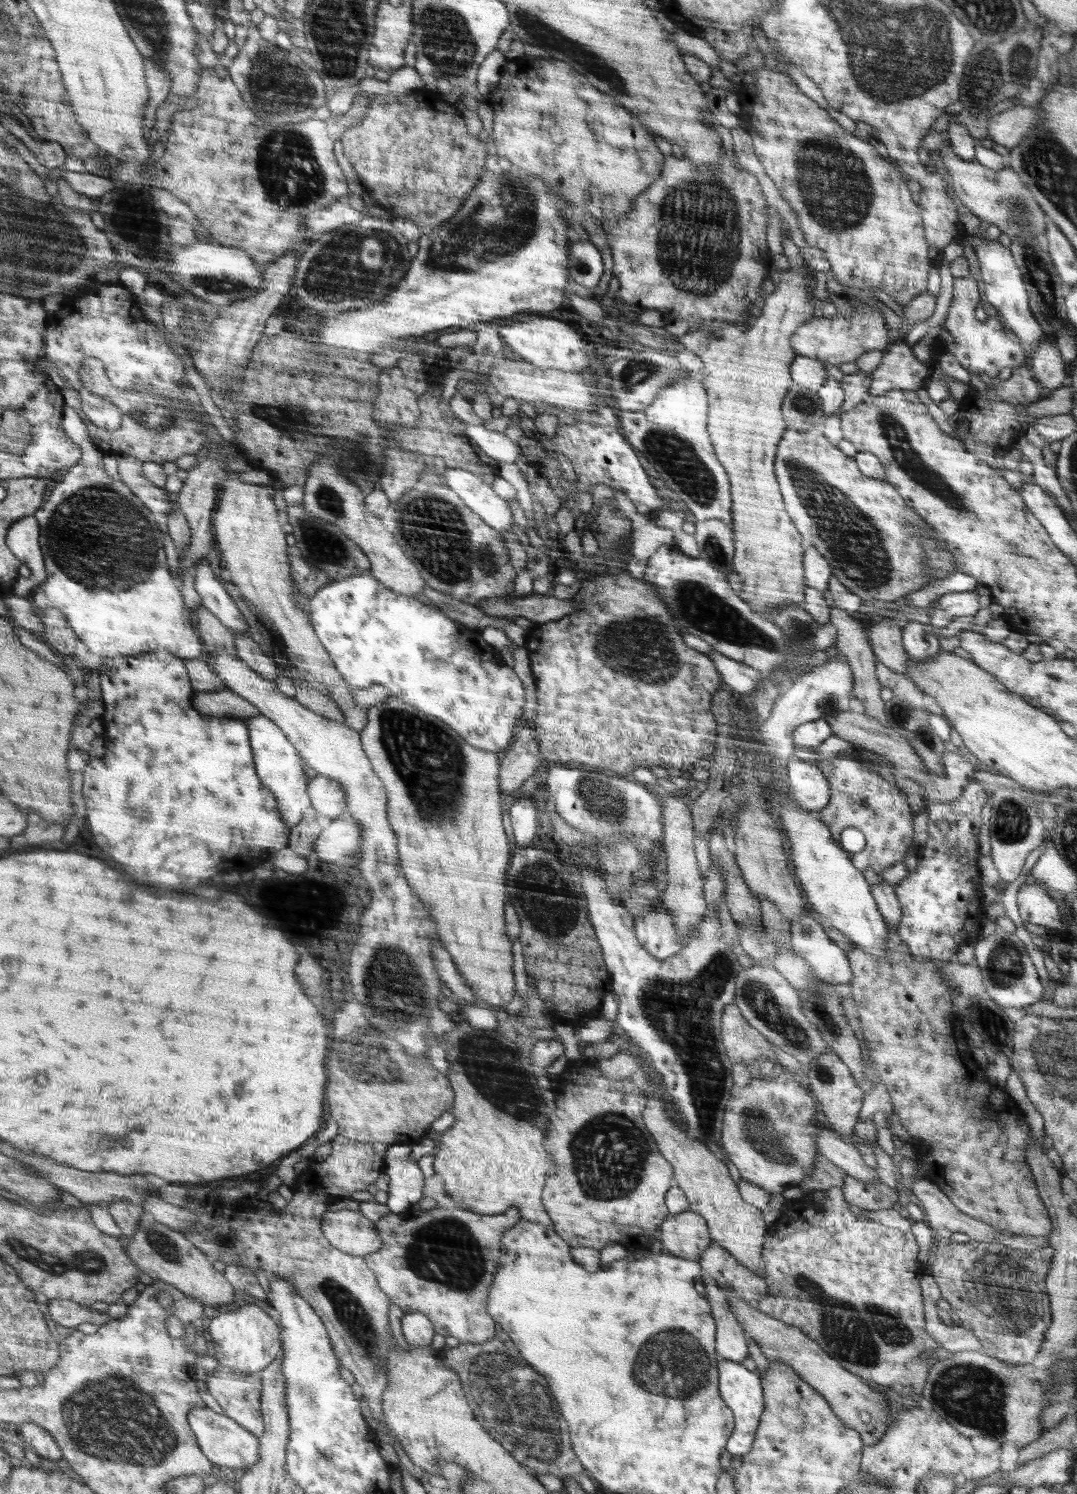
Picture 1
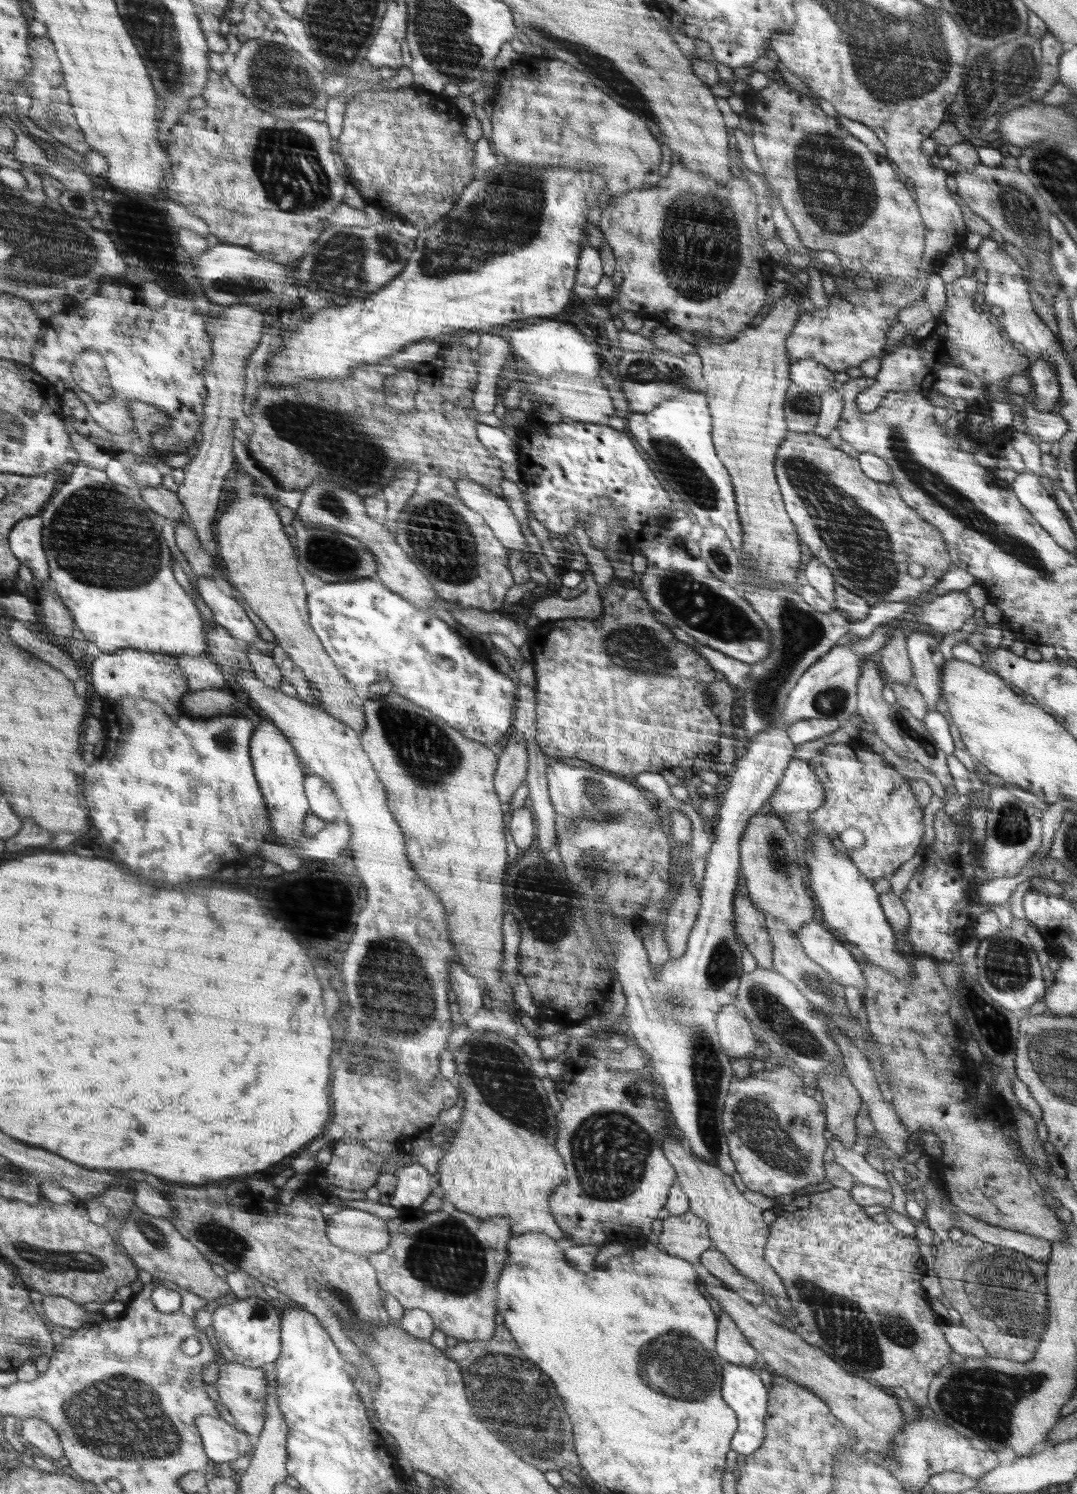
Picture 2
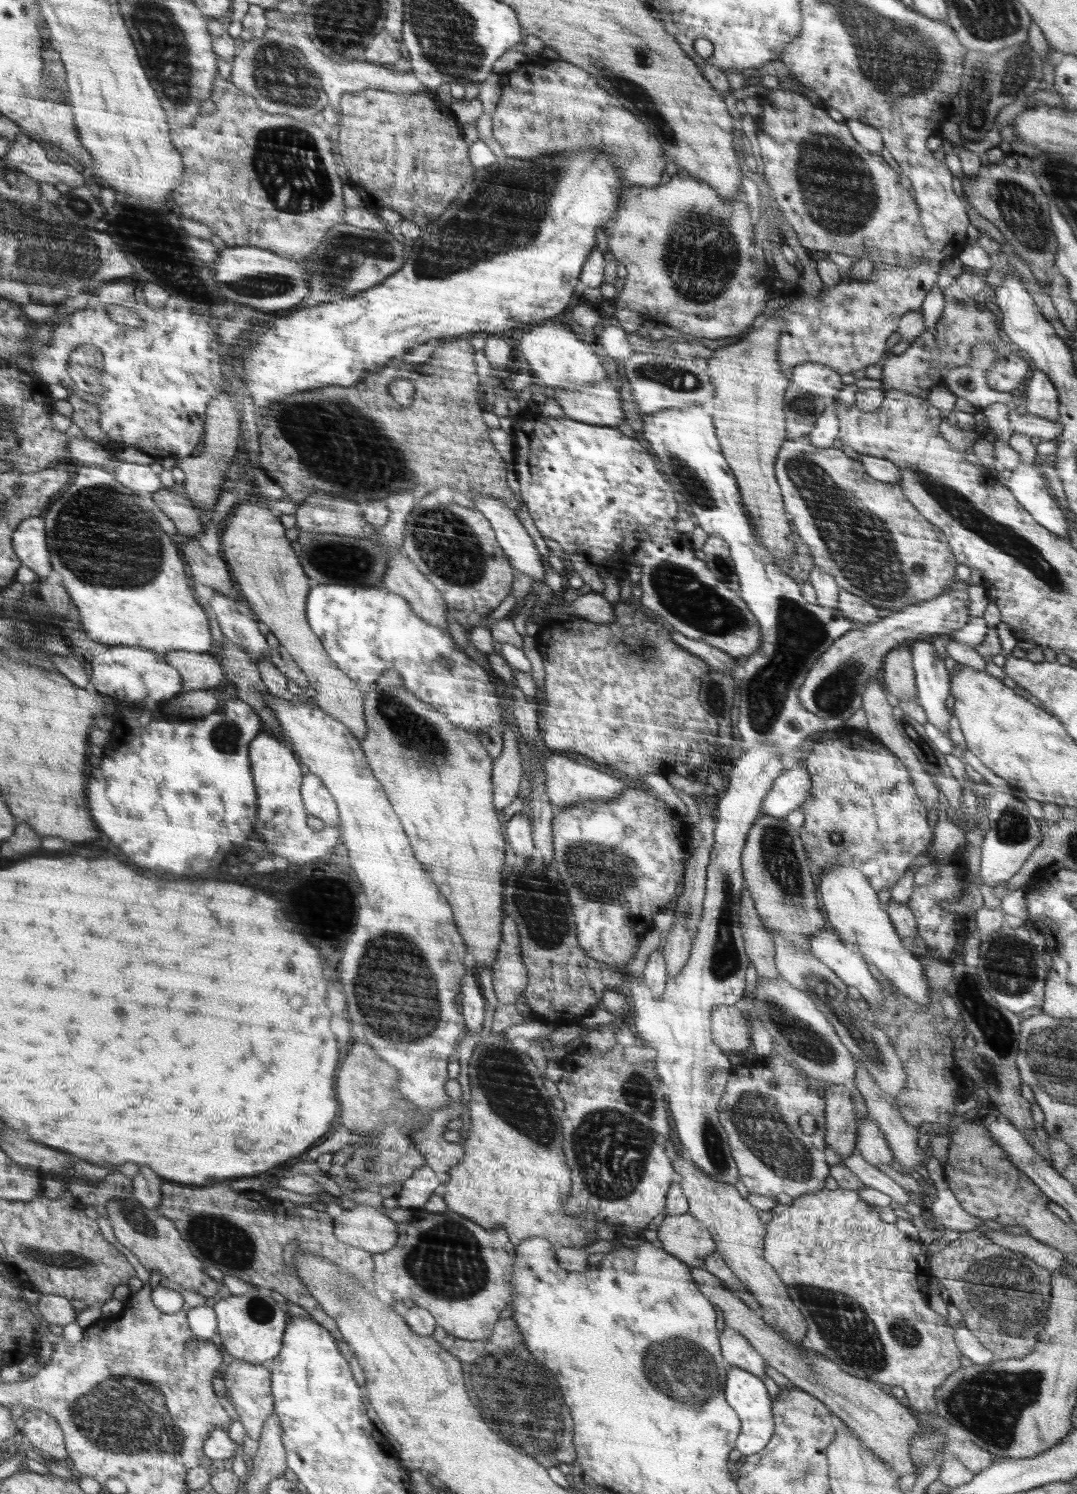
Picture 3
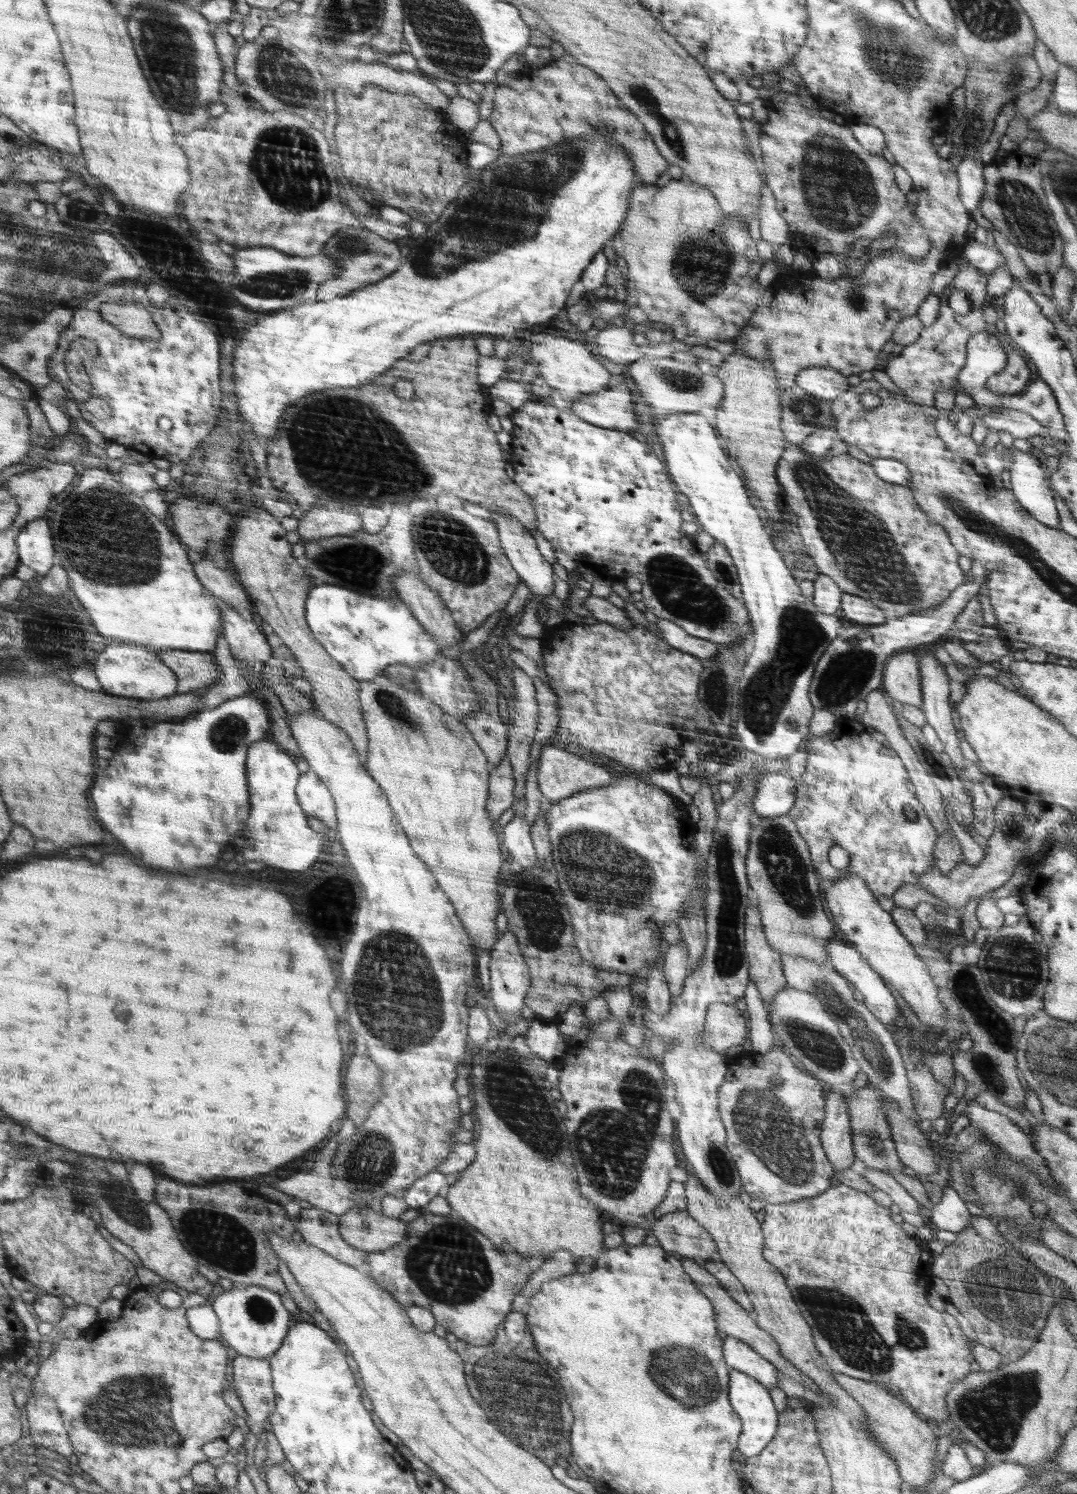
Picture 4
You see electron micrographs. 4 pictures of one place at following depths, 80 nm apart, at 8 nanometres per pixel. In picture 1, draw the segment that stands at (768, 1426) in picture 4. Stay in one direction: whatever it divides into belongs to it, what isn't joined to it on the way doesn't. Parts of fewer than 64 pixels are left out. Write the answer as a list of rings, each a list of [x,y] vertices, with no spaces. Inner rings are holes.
[[[722,1360],[722,1398],[726,1400],[726,1404],[730,1404],[733,1416],[736,1420],[733,1435],[730,1436],[730,1448],[726,1450],[733,1456],[746,1455],[752,1450],[752,1444],[756,1440],[756,1432],[758,1432],[759,1418],[764,1410],[764,1397],[762,1381],[759,1375],[747,1370],[741,1363],[730,1360]]]

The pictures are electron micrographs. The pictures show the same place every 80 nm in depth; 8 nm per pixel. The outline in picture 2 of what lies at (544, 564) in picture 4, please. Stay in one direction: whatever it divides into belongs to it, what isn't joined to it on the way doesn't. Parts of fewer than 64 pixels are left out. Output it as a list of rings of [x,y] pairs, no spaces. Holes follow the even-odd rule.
[[[460,478],[455,482],[457,497],[474,512],[484,517],[493,529],[498,540],[510,551],[522,553],[526,562],[529,559],[527,543],[520,530],[520,523],[512,513],[512,509],[502,496],[494,495],[472,482],[470,478]]]

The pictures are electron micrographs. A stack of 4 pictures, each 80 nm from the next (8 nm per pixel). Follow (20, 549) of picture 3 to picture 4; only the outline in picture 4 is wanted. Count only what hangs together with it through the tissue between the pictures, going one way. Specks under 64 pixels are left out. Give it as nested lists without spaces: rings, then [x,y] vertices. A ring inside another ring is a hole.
[[[45,517],[27,522],[17,543],[21,564],[26,564],[40,574],[46,574],[53,567],[55,548]]]

